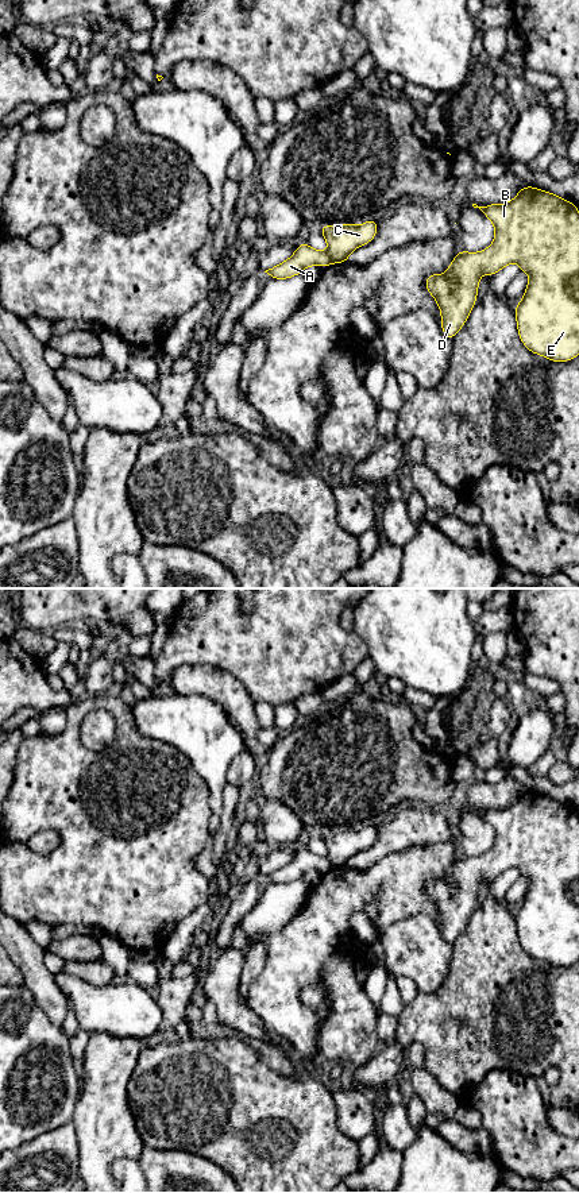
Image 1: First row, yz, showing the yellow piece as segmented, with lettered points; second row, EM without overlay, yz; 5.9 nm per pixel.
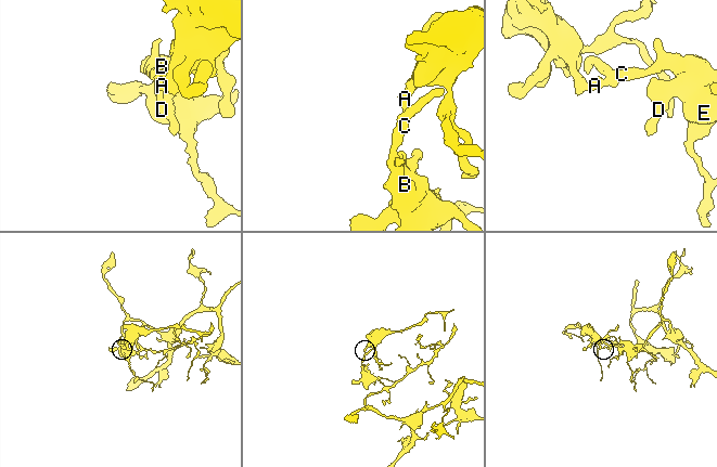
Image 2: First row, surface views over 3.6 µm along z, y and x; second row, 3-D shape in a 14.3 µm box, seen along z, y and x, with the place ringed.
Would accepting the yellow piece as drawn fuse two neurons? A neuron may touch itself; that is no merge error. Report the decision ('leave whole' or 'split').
split

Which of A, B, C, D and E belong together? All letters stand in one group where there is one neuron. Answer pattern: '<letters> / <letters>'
A / B C D E

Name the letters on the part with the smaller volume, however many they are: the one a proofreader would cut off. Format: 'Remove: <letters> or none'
Remove: A

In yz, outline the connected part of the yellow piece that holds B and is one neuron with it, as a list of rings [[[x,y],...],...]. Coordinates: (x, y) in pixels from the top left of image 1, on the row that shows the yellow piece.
[[[524,186],[518,194],[506,204],[491,204],[486,206],[478,206],[476,204],[472,204],[474,208],[479,208],[486,217],[490,219],[495,228],[495,236],[493,240],[493,244],[483,251],[479,252],[467,252],[467,251],[459,251],[455,259],[449,263],[448,271],[445,274],[431,274],[425,279],[425,287],[432,294],[432,297],[436,300],[440,314],[441,314],[441,329],[443,333],[452,340],[456,333],[460,331],[460,328],[466,324],[468,314],[475,306],[475,300],[478,296],[478,287],[479,287],[479,278],[483,274],[487,274],[493,277],[495,273],[502,270],[505,266],[510,263],[518,263],[520,270],[529,274],[529,283],[525,289],[524,297],[518,305],[516,305],[516,320],[517,320],[517,329],[520,339],[522,344],[533,354],[541,355],[552,362],[567,362],[574,360],[579,355],[579,211],[576,205],[570,202],[568,200],[564,200],[553,193],[548,193],[545,190],[533,188],[533,186]]]

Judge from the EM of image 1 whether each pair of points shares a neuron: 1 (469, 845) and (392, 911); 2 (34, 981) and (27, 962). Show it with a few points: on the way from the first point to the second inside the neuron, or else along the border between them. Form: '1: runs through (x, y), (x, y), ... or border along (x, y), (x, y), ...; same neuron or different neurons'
1: border along (454, 837), (460, 853); different neurons
2: runs through (34, 977), (31, 966); same neuron

